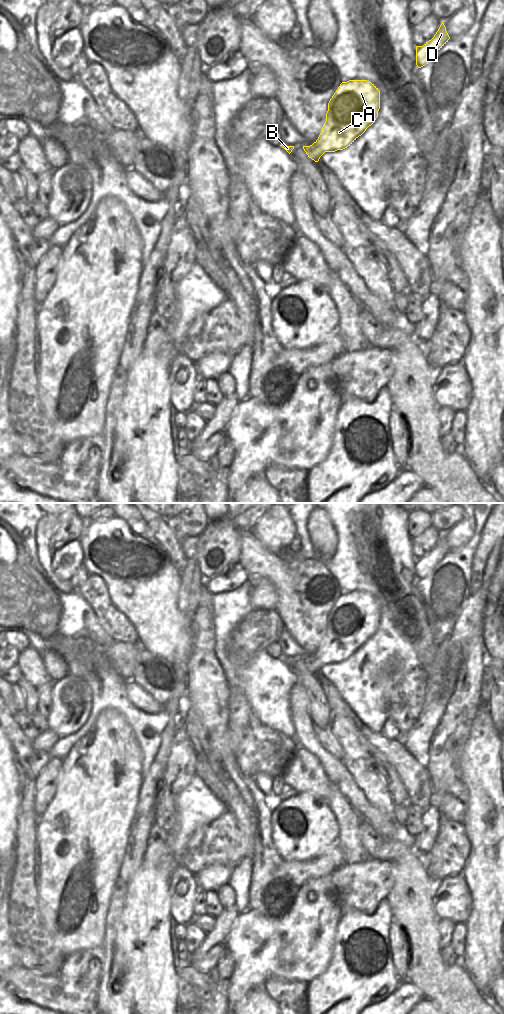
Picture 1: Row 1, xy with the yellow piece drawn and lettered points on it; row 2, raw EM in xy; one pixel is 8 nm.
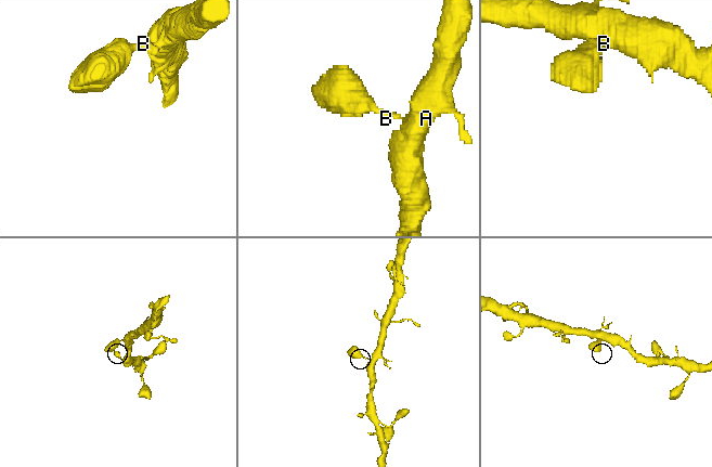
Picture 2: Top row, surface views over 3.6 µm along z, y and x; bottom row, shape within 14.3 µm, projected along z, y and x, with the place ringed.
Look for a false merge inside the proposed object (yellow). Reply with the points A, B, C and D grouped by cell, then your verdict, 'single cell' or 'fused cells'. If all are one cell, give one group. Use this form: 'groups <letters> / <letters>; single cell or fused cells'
groups A B C D; single cell

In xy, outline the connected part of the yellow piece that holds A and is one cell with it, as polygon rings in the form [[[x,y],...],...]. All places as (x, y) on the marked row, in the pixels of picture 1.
[[[367,80],[342,82],[328,103],[326,121],[318,139],[310,146],[303,146],[309,158],[318,162],[325,152],[335,152],[350,146],[378,117],[380,91]]]

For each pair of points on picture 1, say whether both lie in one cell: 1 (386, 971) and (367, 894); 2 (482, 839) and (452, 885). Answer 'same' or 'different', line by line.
1: different
2: different

